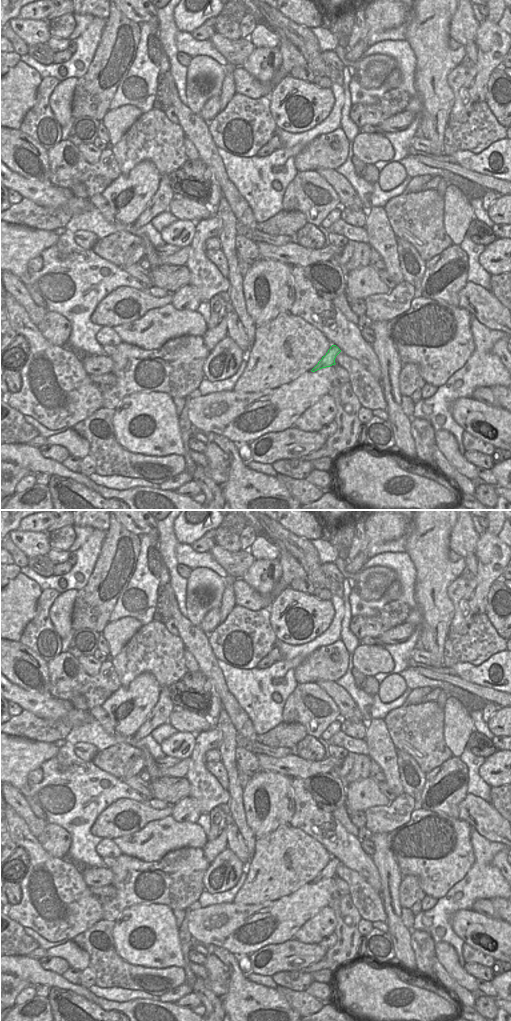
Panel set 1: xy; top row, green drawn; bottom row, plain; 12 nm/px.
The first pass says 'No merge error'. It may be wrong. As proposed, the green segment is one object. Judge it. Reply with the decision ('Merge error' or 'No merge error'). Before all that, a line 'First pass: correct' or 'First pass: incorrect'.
First pass: correct
No merge error.

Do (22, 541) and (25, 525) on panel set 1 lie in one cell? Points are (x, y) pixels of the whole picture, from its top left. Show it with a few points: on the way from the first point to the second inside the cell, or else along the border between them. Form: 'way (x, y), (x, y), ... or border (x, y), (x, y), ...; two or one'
border (17, 529), (45, 532); two

